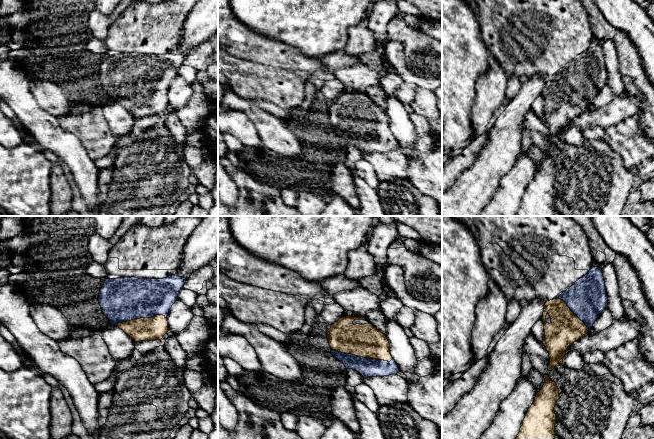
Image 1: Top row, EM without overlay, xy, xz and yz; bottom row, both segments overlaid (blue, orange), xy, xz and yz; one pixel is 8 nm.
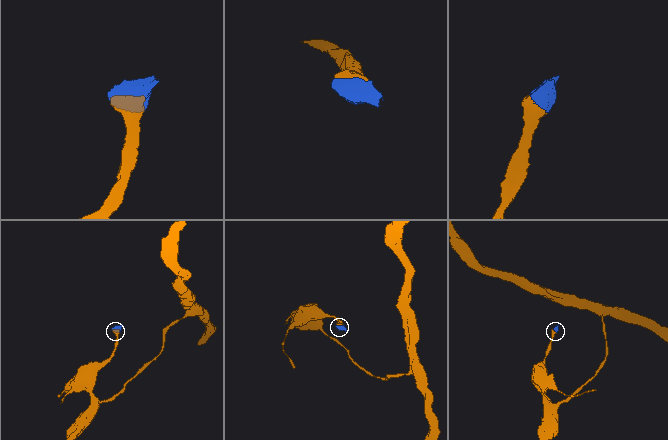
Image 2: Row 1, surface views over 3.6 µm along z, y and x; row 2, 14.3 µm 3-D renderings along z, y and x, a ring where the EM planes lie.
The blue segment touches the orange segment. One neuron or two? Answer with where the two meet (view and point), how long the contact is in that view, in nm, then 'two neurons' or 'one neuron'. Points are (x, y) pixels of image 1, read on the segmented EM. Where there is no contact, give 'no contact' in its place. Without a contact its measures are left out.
xz (362, 357) | 500 nm | one neuron

